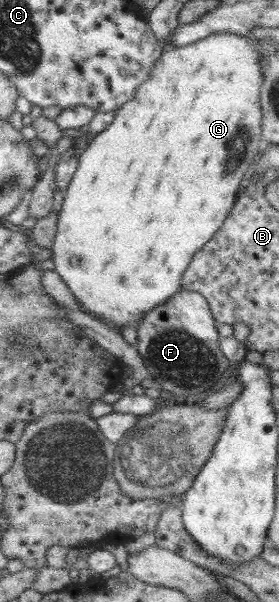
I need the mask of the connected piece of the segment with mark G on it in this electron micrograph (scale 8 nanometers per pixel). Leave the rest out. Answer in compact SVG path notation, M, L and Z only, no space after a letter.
M225 32L212 34L188 47L166 49L152 69L147 82L137 90L135 98L117 111L116 120L112 121L108 128L100 134L94 134L89 141L87 149L80 155L79 168L73 176L73 182L64 194L58 231L51 250L55 271L70 287L81 308L91 312L93 318L102 319L108 326L116 325L124 328L132 325L136 328L146 312L163 306L183 288L185 272L192 265L196 253L206 247L208 240L220 228L222 220L230 213L242 174L250 166L254 154L258 152L258 142L263 142L261 138L263 111L259 104L259 88L263 83L262 61L261 54L255 50L254 38L242 38Z

